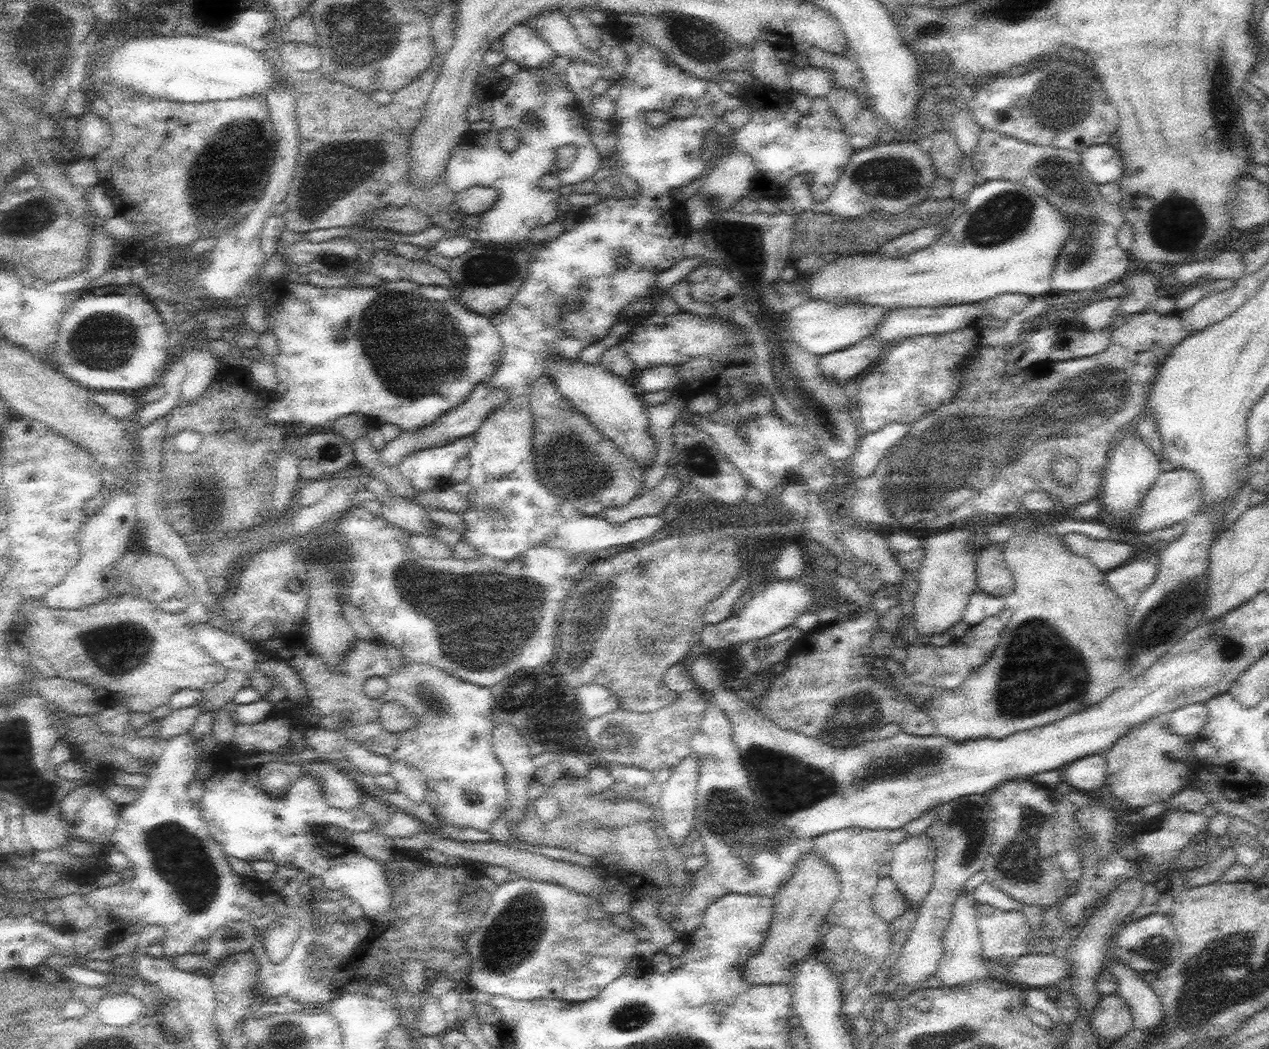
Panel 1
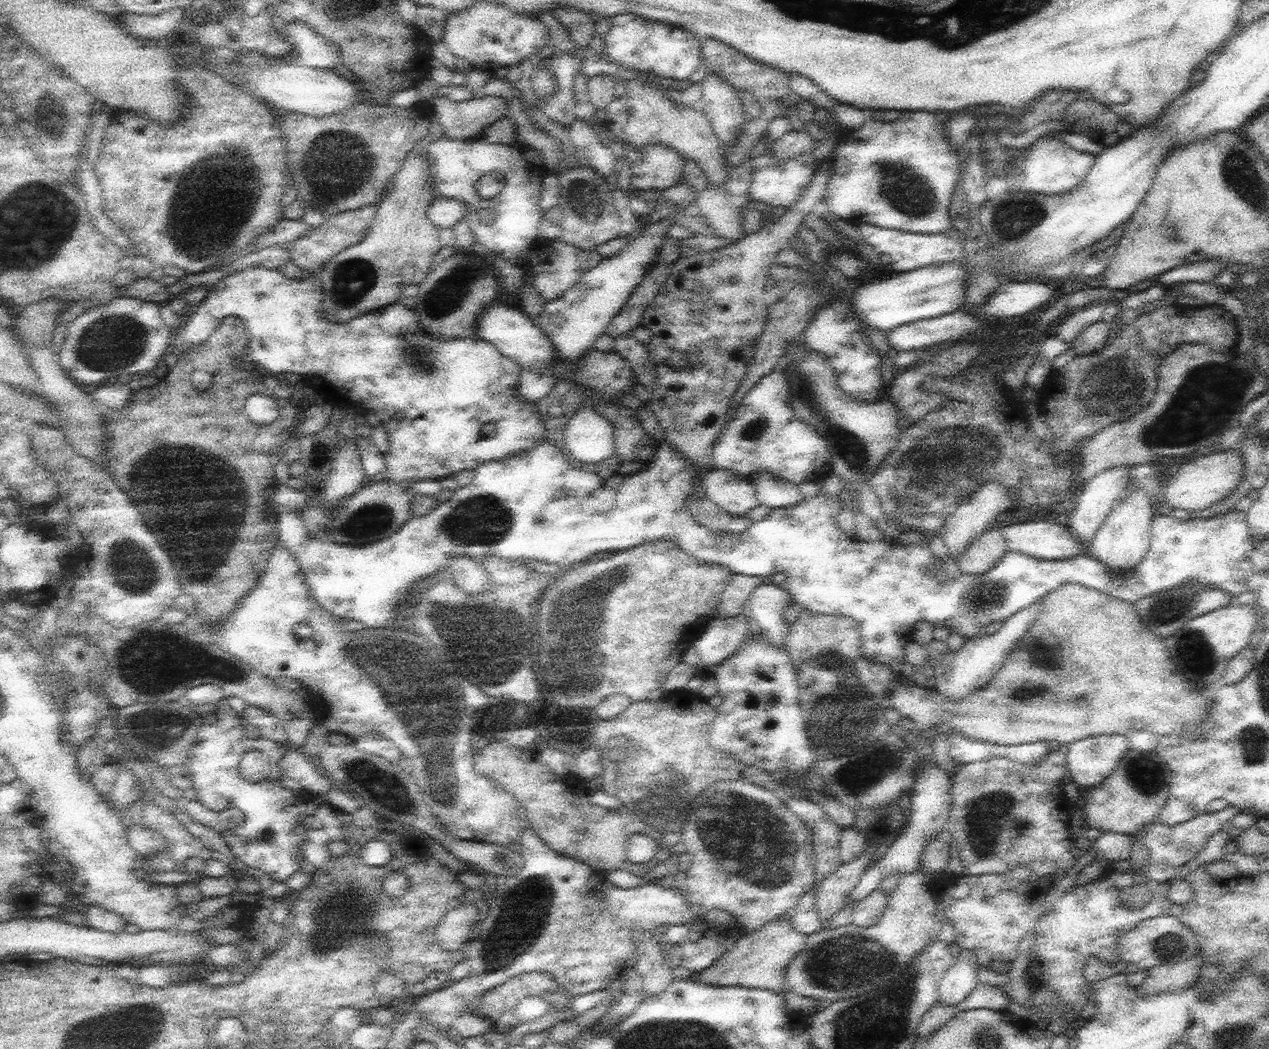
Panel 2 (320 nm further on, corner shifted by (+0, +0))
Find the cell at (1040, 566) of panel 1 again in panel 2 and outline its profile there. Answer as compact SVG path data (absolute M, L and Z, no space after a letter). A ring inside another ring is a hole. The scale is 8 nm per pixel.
M1074 583L1062 585L1062 587L1046 595L1046 597L1042 597L1038 602L1041 610L1034 624L1027 630L1024 638L1018 641L1018 644L1010 653L1010 657L1005 660L1004 666L1000 668L994 678L984 688L974 690L970 696L962 700L952 701L949 698L945 698L943 694L939 694L936 689L928 689L923 685L913 684L908 682L907 677L898 675L887 691L886 706L898 710L902 719L908 718L914 721L916 730L921 732L930 728L938 728L938 725L946 725L947 728L950 728L949 732L959 732L966 738L972 738L972 740L982 740L1002 746L1027 745L1044 741L1056 741L1059 744L1069 745L1082 741L1084 738L1098 737L1100 735L1113 736L1120 734L1130 736L1130 734L1143 729L1162 737L1180 733L1183 728L1187 728L1188 733L1192 733L1192 735L1204 735L1204 732L1200 729L1201 724L1208 718L1209 710L1211 709L1211 698L1207 697L1203 693L1204 690L1199 689L1194 681L1189 681L1182 673L1179 673L1179 668L1170 656L1164 639L1154 634L1154 631L1150 630L1145 622L1142 622L1134 604L1120 600L1120 598L1112 598L1110 594L1106 594L1103 590L1088 588L1088 586L1082 584L1074 585Z

